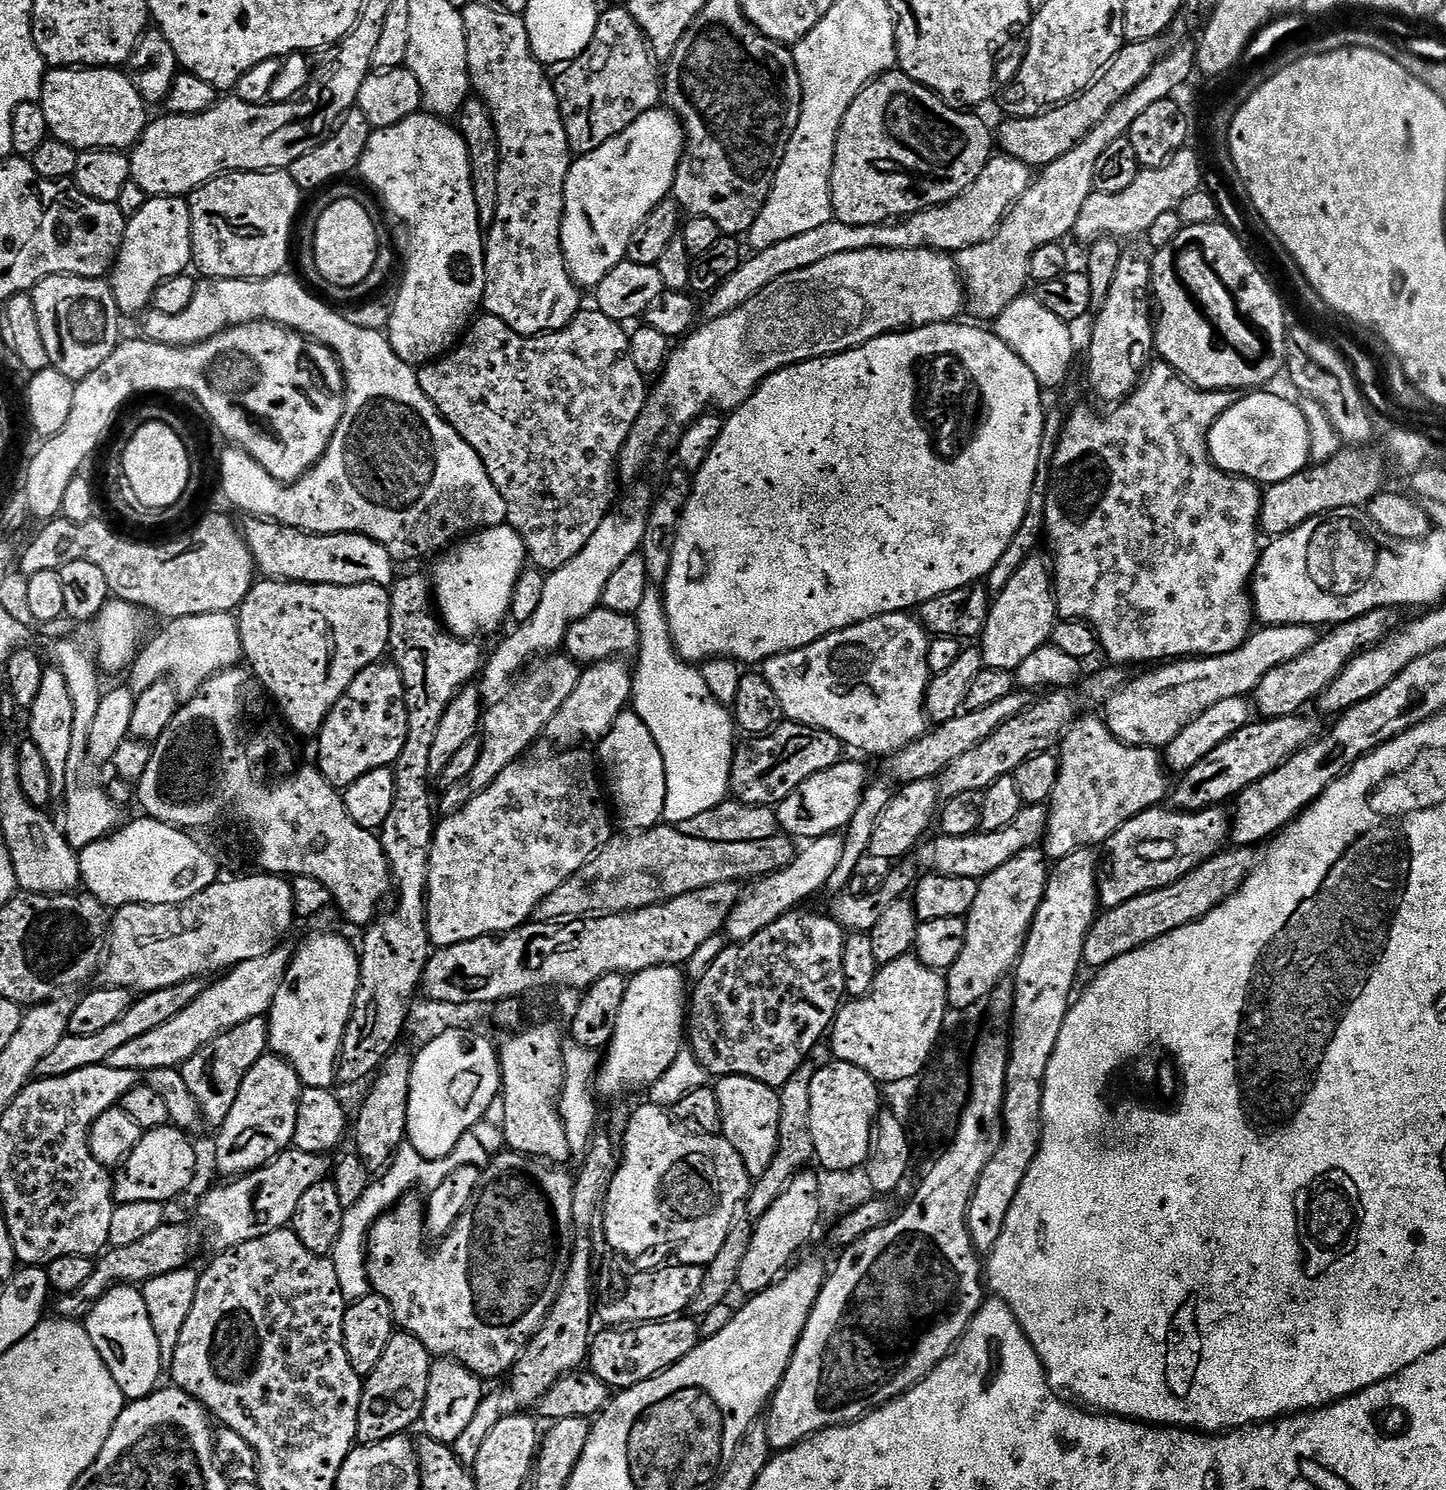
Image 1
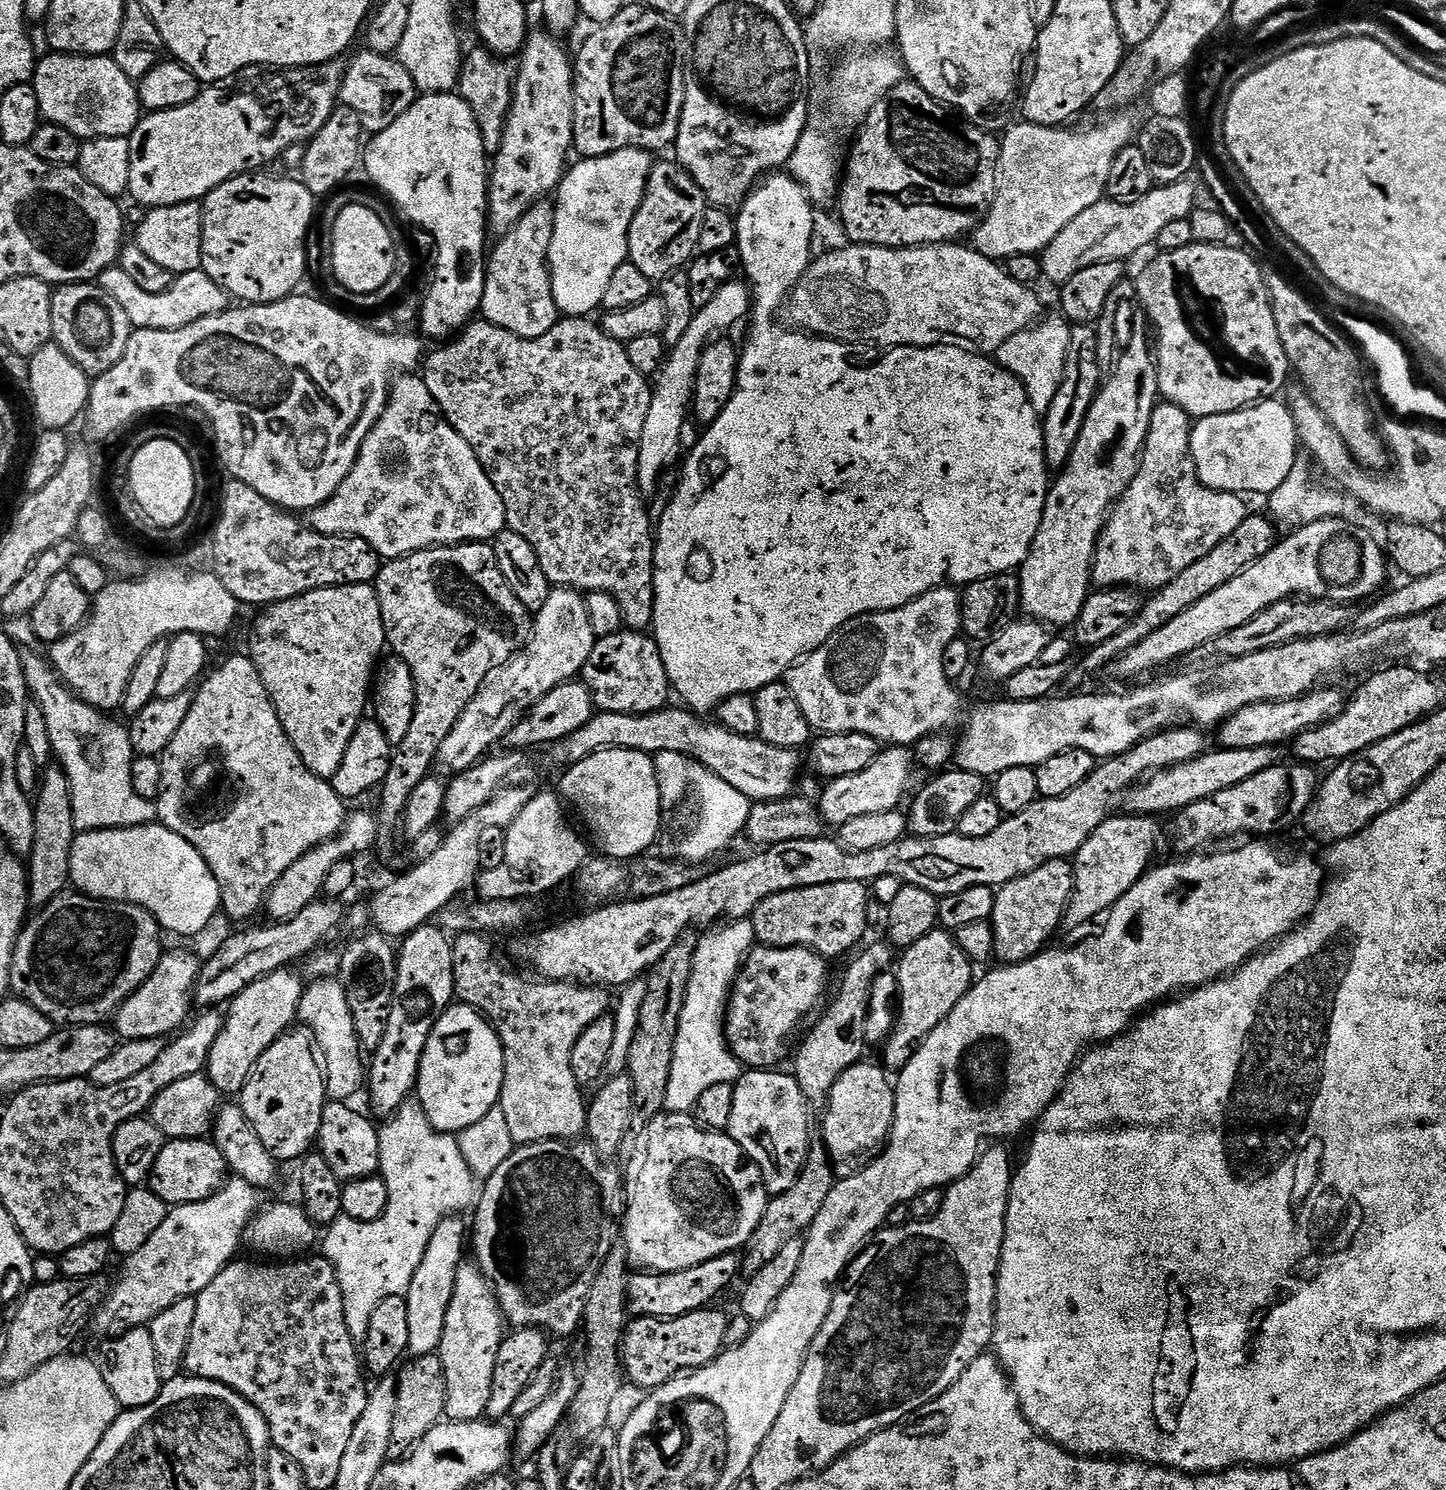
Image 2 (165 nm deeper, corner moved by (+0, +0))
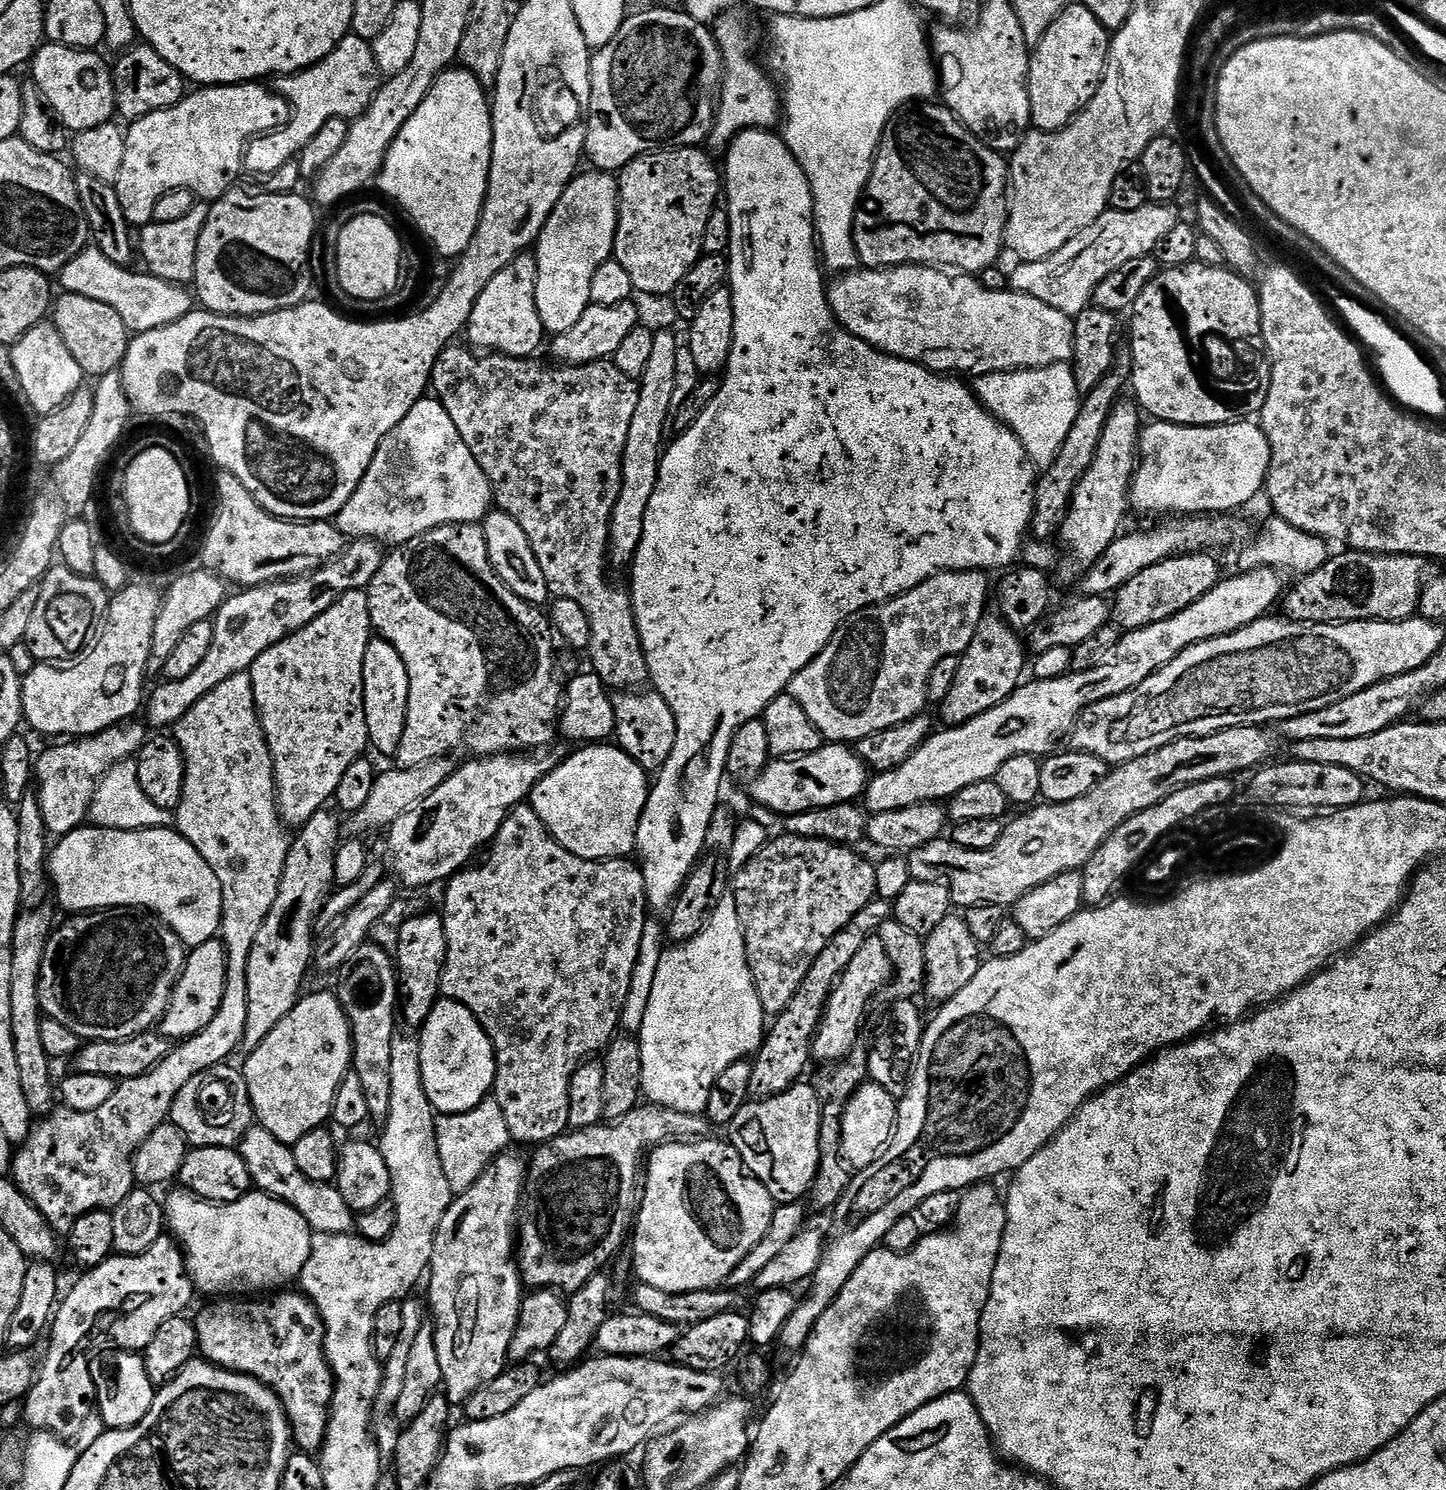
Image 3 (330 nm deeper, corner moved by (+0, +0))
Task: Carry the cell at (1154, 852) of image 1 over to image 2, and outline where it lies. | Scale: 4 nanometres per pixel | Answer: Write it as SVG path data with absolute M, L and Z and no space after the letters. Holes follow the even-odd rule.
M1292 762L1289 768L1273 766L1262 770L1262 774L1254 774L1254 778L1238 782L1238 786L1222 790L1222 794L1214 794L1210 800L1194 802L1183 809L1175 817L1176 832L1192 844L1199 840L1220 840L1235 832L1253 832L1256 835L1253 837L1268 838L1271 832L1288 828L1303 817L1318 791L1316 772L1315 767L1303 762Z

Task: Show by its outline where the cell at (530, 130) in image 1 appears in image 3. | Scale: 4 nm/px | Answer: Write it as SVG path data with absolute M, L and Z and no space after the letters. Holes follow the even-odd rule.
M525 254L514 258L506 270L498 270L494 279L482 290L478 302L474 302L474 314L470 314L466 329L467 343L473 349L501 356L532 358L537 355L540 343L546 340L544 323L538 314L538 266L536 257Z

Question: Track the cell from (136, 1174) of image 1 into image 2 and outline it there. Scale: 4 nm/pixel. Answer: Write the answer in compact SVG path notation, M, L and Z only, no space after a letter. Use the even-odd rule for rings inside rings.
M211 1139L168 1140L154 1158L146 1184L168 1206L193 1204L210 1198L229 1179L230 1169L222 1150Z

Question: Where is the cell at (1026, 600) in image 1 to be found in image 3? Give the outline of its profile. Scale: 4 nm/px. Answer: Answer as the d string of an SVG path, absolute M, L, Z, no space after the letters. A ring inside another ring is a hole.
M1120 398L1112 407L1093 462L1072 496L1058 533L1058 540L1064 543L1068 553L1065 554L1064 561L1059 561L1054 576L1064 584L1075 585L1092 564L1098 562L1098 558L1113 544L1116 537L1121 535L1124 515L1130 512L1132 477L1136 475L1138 463L1142 431L1140 416L1142 417L1141 409L1132 398Z

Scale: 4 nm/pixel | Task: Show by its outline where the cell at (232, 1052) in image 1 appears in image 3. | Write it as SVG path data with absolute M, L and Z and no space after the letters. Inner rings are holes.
M321 810L316 812L304 825L295 833L294 839L288 845L288 857L282 874L282 882L278 886L278 898L274 898L274 906L270 906L270 914L262 922L262 930L258 930L258 938L254 938L254 946L250 950L248 959L248 1028L244 1035L242 1045L245 1053L253 1052L259 1044L294 1010L299 1002L304 984L304 975L308 967L314 964L314 940L312 944L312 931L316 928L316 916L323 913L324 905L327 904L329 896L334 891L336 875L334 864L336 862L336 850L342 843L340 836L341 817L335 811Z

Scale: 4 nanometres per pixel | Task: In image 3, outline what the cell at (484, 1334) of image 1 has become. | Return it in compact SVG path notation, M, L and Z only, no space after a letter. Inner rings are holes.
M644 1102L620 1120L569 1130L557 1140L539 1145L528 1170L531 1191L532 1188L536 1191L536 1220L525 1228L523 1225L518 1236L518 1267L525 1285L532 1290L551 1288L561 1294L571 1294L586 1286L595 1272L607 1269L633 1231L642 1199L642 1161L649 1149L669 1143L673 1138L680 1142L704 1138L713 1128L707 1115L682 1114Z

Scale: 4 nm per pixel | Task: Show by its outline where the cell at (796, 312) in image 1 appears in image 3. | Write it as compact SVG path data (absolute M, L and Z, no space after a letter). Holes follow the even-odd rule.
M898 264L894 268L864 268L843 273L839 278L833 279L828 288L828 301L836 320L848 332L862 338L873 348L884 352L888 356L897 356L900 360L915 360L922 362L924 367L932 372L941 374L964 374L960 372L1011 372L1018 368L1045 368L1050 364L1068 364L1074 354L1074 328L1073 317L1062 314L1062 310L1054 310L1054 306L1046 306L1038 298L1030 298L1030 294L1022 294L1015 290L1003 292L1002 290L986 290L986 286L972 274L953 274L940 266L926 264Z

